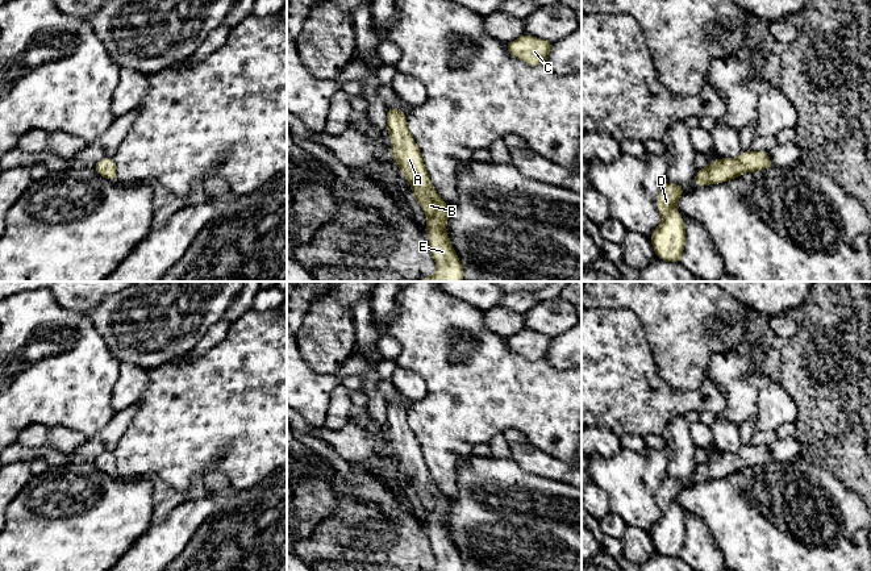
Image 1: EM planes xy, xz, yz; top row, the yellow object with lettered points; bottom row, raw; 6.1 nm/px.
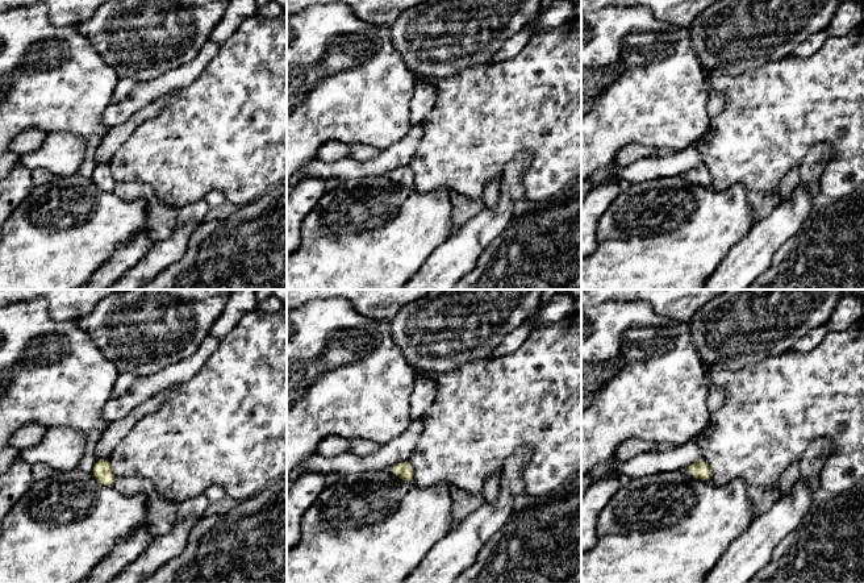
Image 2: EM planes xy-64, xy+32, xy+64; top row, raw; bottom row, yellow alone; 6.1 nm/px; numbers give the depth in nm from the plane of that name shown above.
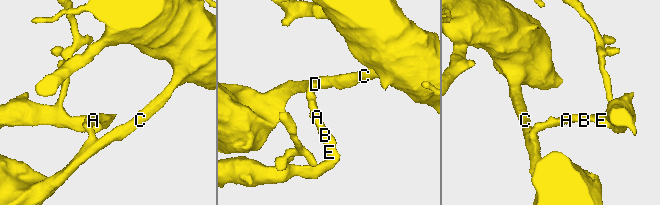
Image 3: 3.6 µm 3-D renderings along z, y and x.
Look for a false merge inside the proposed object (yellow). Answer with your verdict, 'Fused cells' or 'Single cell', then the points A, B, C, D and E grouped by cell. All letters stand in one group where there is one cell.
Single cell. Groups: A B C D E

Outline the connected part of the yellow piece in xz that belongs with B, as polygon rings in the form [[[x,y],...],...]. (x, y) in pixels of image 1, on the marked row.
[[[387,108],[387,133],[392,139],[391,157],[397,164],[400,174],[411,183],[413,197],[421,205],[426,216],[428,241],[437,270],[433,276],[425,276],[420,282],[463,282],[463,266],[453,249],[445,229],[450,217],[450,208],[432,186],[422,162],[421,151],[408,130],[405,112]]]

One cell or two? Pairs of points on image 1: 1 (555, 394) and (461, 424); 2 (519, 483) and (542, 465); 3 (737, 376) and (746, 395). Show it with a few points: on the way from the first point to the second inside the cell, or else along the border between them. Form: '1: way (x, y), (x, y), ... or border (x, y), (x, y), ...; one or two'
1: way (532, 394), (491, 394), (484, 400); one
2: border (509, 458), (526, 471), (559, 482); two
3: way (737, 380), (737, 386), (742, 391); one

